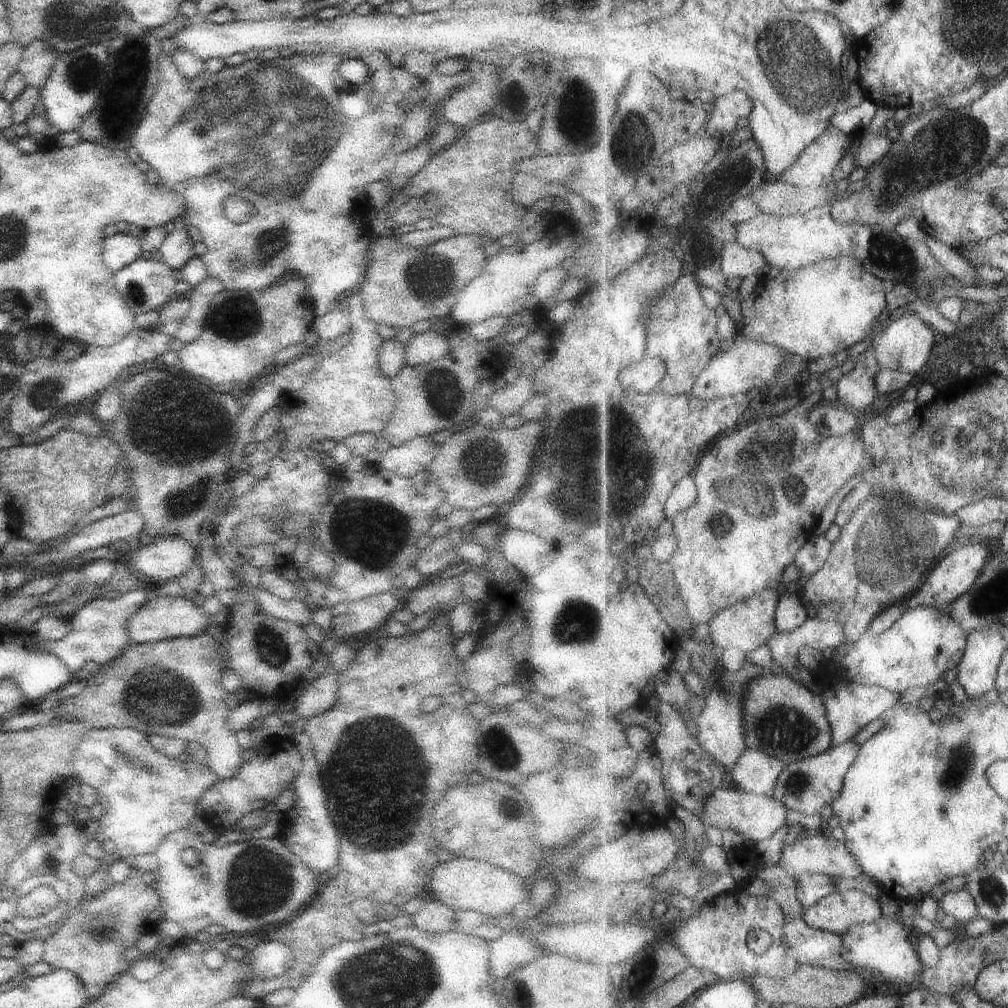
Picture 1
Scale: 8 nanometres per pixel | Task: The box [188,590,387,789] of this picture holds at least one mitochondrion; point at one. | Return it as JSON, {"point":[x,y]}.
{"point":[274,651]}

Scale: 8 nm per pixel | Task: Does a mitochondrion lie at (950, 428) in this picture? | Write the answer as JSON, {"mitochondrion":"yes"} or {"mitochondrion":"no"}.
{"mitochondrion":"yes"}

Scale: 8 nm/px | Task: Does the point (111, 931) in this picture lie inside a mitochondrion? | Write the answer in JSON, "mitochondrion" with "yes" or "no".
{"mitochondrion":"yes"}

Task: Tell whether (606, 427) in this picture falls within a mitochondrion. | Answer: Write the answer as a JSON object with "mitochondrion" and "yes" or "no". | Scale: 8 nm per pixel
{"mitochondrion":"yes"}

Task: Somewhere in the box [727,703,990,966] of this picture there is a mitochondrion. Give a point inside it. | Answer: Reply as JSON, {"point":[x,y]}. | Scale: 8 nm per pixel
{"point":[952,778]}

